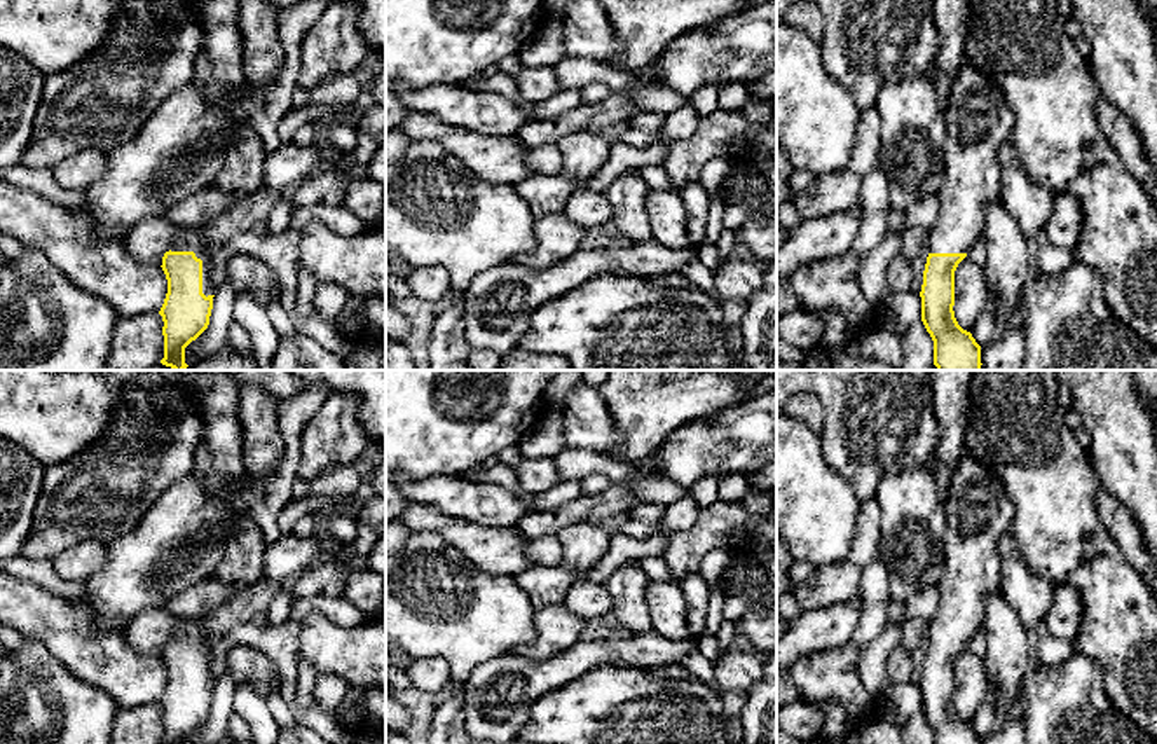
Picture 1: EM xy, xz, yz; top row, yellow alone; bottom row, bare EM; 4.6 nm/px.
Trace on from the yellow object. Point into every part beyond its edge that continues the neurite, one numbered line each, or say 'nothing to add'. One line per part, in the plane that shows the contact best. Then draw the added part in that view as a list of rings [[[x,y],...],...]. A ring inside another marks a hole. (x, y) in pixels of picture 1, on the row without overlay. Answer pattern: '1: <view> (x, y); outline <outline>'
1: xy (192, 629); outline [[[178,618],[178,627],[169,639],[171,643],[194,643],[202,651],[202,685],[215,686],[216,679],[211,674],[211,646],[209,632],[206,629],[208,618]]]

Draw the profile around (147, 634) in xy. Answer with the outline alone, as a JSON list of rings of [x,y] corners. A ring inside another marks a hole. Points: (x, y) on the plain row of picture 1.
[[[148,608],[127,625],[126,637],[140,655],[162,657],[162,648],[173,637],[178,618],[164,608]]]

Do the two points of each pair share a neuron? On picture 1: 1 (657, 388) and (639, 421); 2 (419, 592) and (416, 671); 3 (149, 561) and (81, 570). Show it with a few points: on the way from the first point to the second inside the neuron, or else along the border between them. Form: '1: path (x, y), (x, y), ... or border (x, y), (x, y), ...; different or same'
1: path (648, 397), (644, 400), (644, 413); same
2: border (417, 659), (442, 661), (451, 682); different
3: border (107, 544), (107, 563), (82, 580); different

